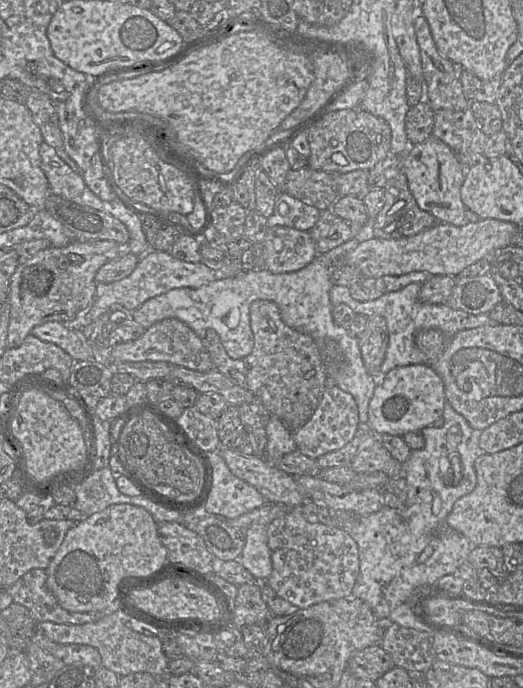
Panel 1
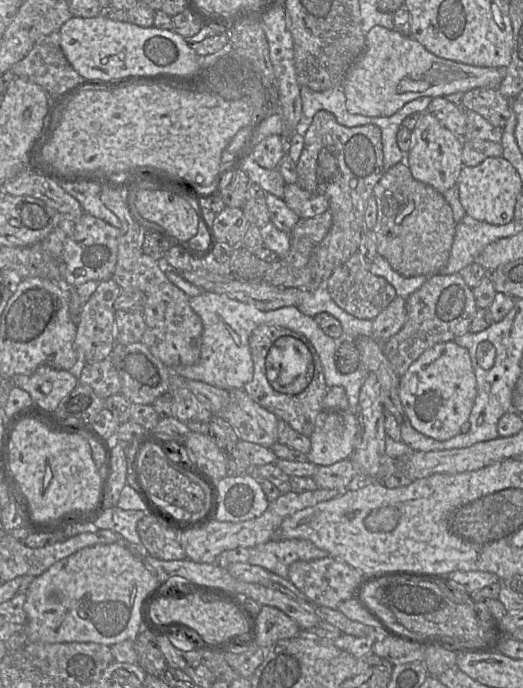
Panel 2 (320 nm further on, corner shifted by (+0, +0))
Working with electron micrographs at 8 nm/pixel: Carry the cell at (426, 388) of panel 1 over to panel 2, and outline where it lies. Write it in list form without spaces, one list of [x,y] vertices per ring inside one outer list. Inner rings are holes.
[[[453,340],[436,344],[427,350],[425,350],[408,368],[406,373],[400,377],[399,396],[405,412],[405,419],[407,419],[412,427],[418,432],[433,438],[438,441],[445,441],[461,433],[461,427],[468,422],[469,415],[474,405],[474,401],[477,394],[477,382],[475,372],[472,366],[469,352],[466,348],[459,346]]]

